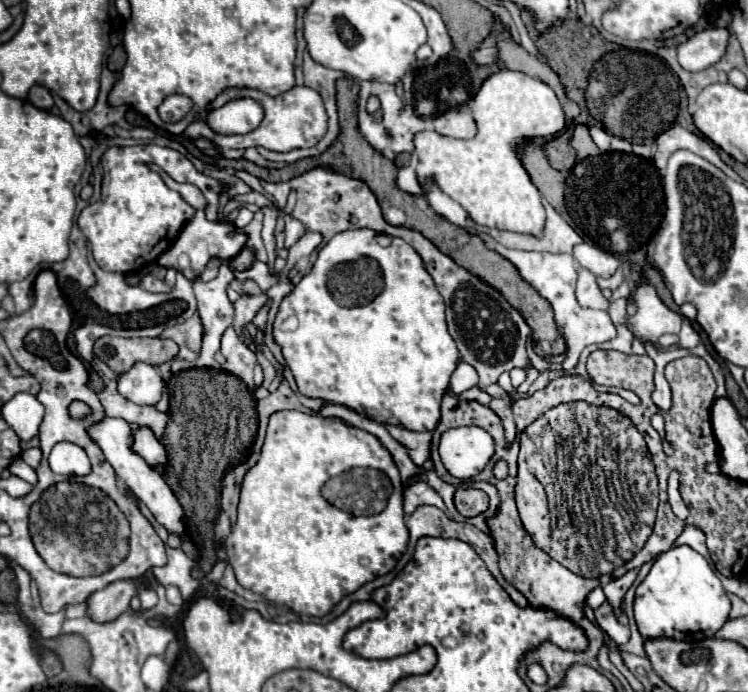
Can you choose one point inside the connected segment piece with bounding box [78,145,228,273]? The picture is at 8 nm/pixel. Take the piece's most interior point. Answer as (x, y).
(138, 217)

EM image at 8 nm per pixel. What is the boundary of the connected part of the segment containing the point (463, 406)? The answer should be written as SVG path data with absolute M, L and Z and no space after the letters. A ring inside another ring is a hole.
M450 387L446 389L446 395L442 397L442 403L440 403L442 417L440 417L440 423L432 435L430 459L434 461L434 471L446 483L454 483L454 477L450 477L450 473L438 461L438 451L436 451L438 439L446 429L452 429L452 427L462 427L462 425L478 425L480 427L480 409L490 409L490 407L482 405L478 401L462 401Z

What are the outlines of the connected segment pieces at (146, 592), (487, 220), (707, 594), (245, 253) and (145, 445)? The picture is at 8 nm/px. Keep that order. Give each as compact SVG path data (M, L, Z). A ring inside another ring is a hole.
M150 587L140 589L138 597L140 597L140 601L142 601L142 609L152 609L152 607L158 603L158 595L156 595L156 591L150 589Z
M502 69L490 75L466 104L478 122L478 135L468 141L444 137L428 121L427 131L414 137L418 155L416 171L432 173L438 187L458 201L470 213L472 221L504 231L540 235L546 219L542 195L532 185L514 147L526 137L554 137L566 127L564 111L554 91L526 73Z
M678 545L656 557L650 573L636 589L634 617L644 639L672 637L680 641L702 641L728 621L730 599L706 559L688 545Z
M242 249L234 259L230 259L230 267L232 267L232 269L246 269L246 267L250 267L252 259L254 259L252 251Z
M136 429L134 431L134 445L132 445L132 449L136 453L140 453L144 457L144 461L148 465L152 465L152 467L166 463L166 449L150 431Z

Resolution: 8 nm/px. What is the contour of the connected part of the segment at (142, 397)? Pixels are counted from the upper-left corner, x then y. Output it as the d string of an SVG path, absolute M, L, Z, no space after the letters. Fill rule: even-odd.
M136 363L118 379L118 393L132 403L156 405L162 397L164 381L154 365Z

